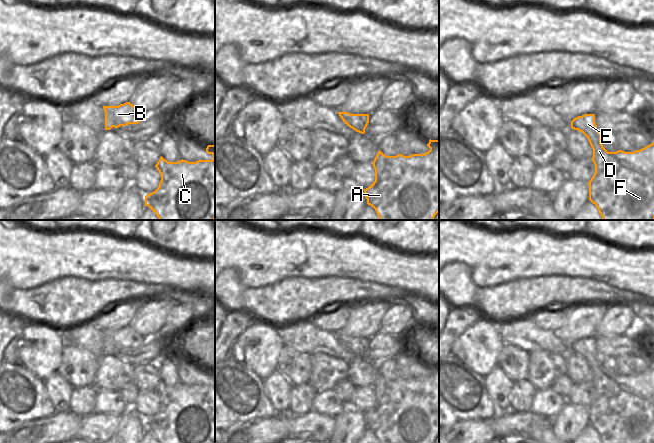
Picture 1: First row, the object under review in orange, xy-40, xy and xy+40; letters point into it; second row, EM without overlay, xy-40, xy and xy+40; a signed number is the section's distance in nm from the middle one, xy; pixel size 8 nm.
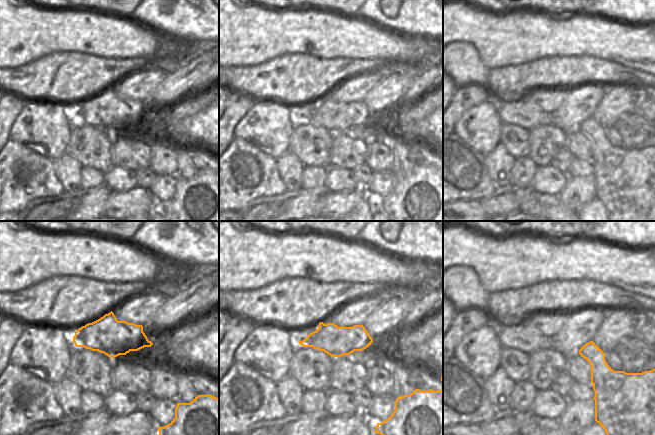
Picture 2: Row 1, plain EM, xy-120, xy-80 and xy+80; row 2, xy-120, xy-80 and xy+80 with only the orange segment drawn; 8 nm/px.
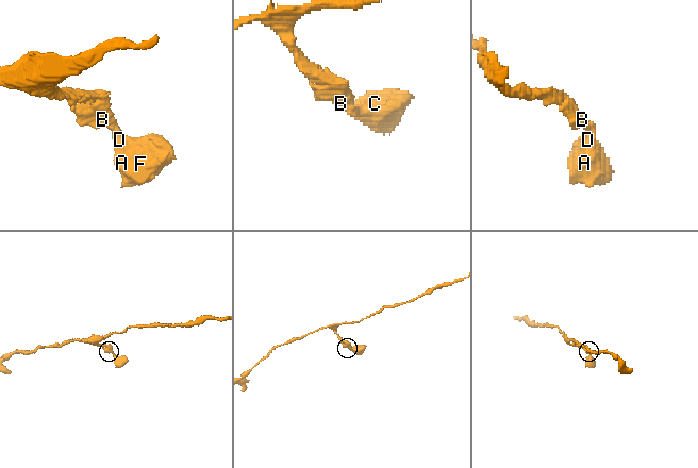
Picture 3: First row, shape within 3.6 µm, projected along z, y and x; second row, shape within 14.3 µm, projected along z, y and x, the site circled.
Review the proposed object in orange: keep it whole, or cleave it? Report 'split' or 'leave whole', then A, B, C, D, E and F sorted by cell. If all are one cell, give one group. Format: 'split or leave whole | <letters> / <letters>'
leave whole | A B C D E F

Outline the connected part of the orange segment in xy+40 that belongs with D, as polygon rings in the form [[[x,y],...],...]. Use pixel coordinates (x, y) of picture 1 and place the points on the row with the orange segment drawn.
[[[584,114],[571,121],[571,128],[582,132],[592,149],[595,173],[589,181],[589,200],[597,207],[603,220],[654,220],[654,143],[634,152],[608,152],[601,143],[595,114]]]

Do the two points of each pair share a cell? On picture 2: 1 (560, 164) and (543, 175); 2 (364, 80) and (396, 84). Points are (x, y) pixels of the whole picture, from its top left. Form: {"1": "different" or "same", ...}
{"1": "different", "2": "different"}

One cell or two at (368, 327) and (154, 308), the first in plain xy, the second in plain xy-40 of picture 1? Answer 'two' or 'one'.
one

